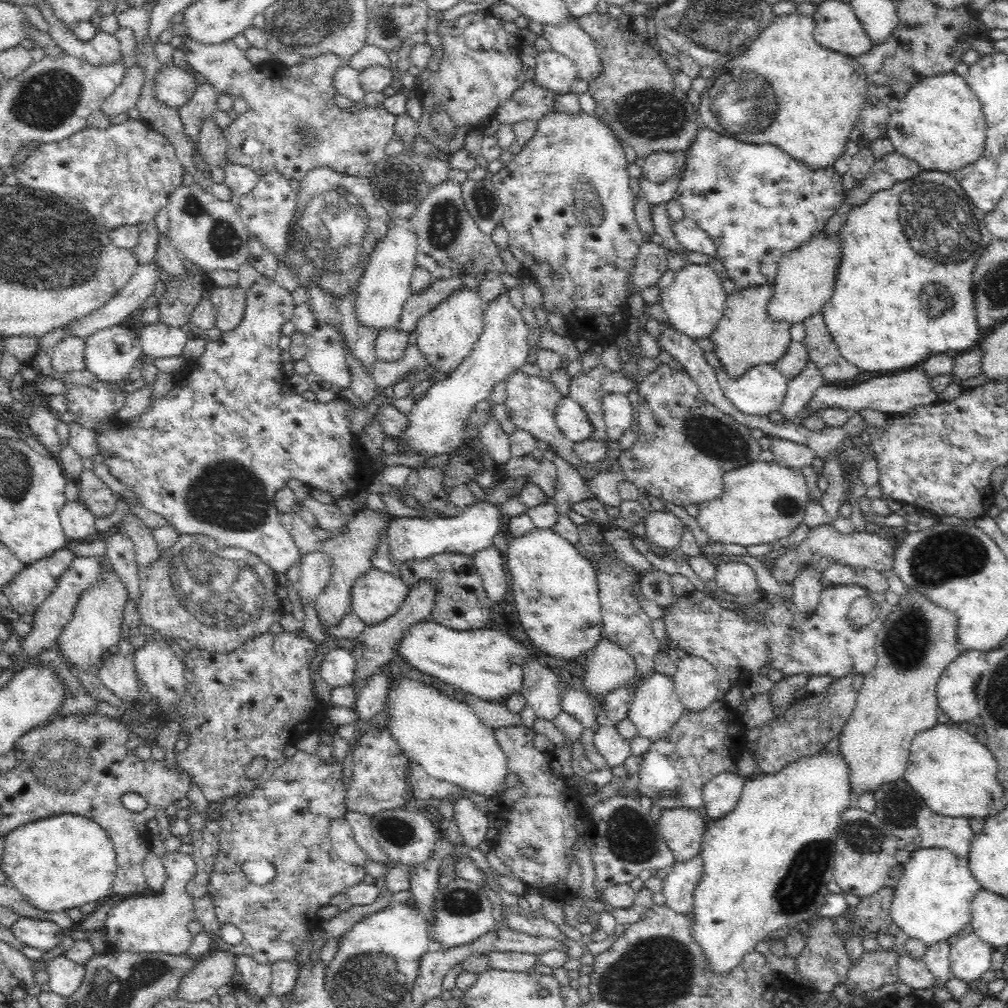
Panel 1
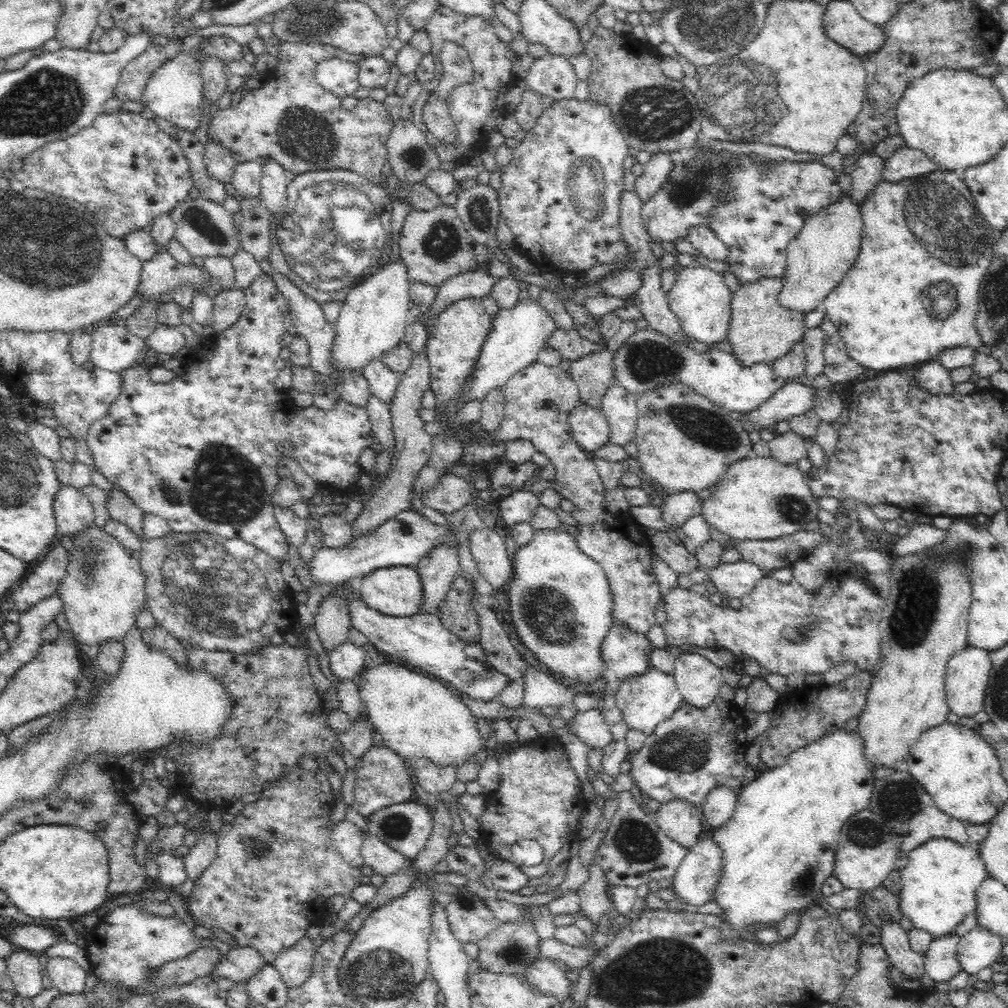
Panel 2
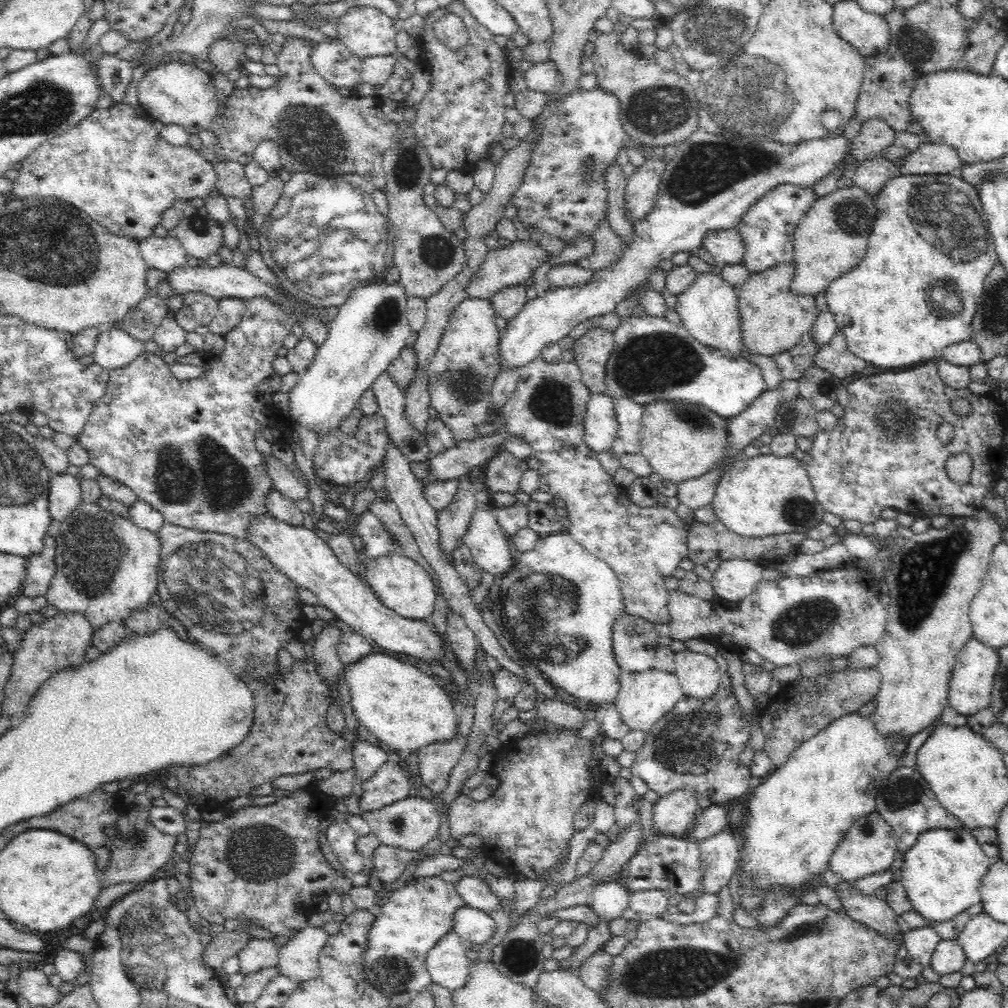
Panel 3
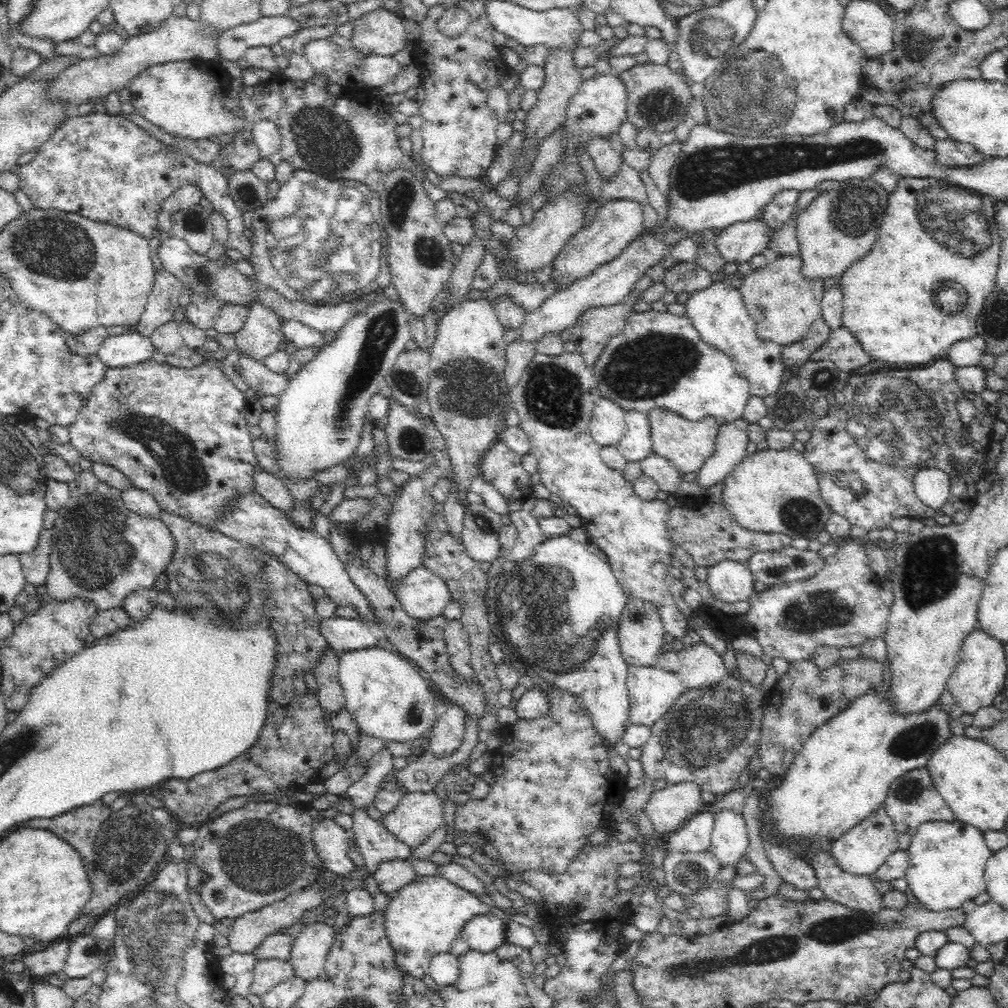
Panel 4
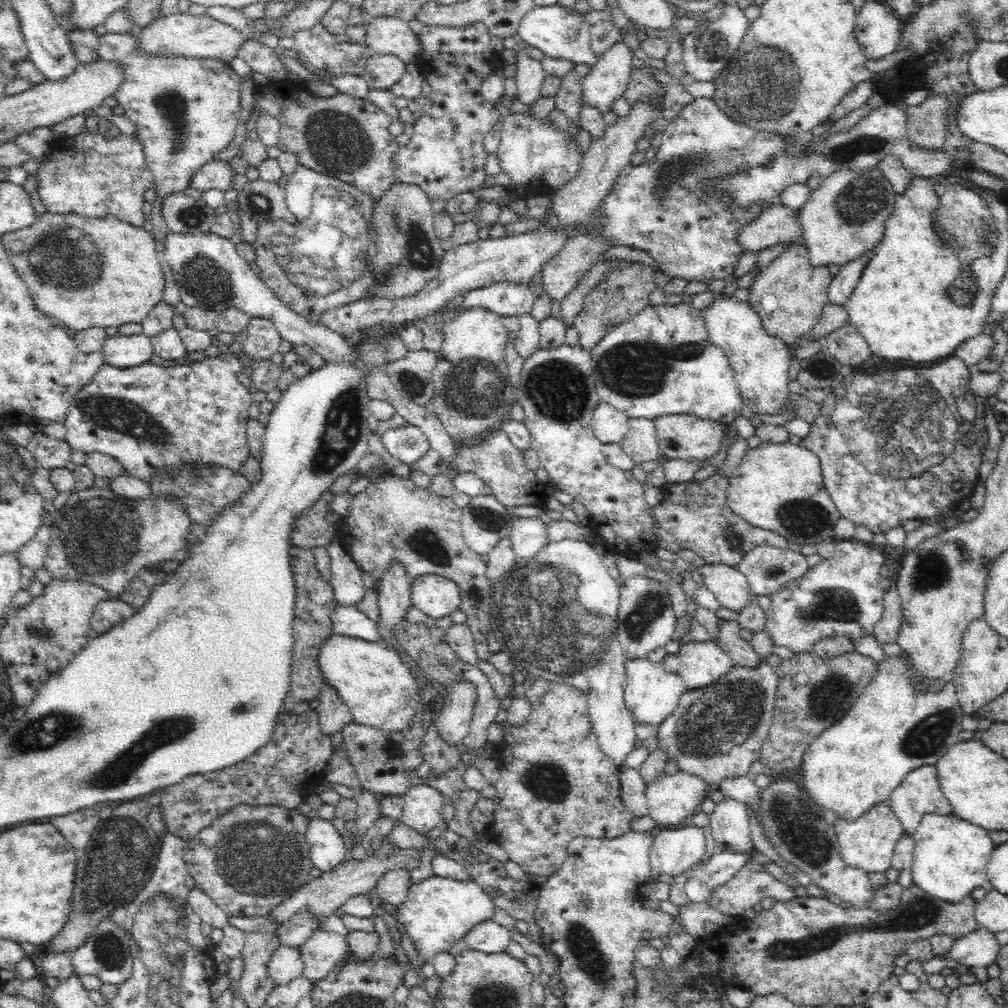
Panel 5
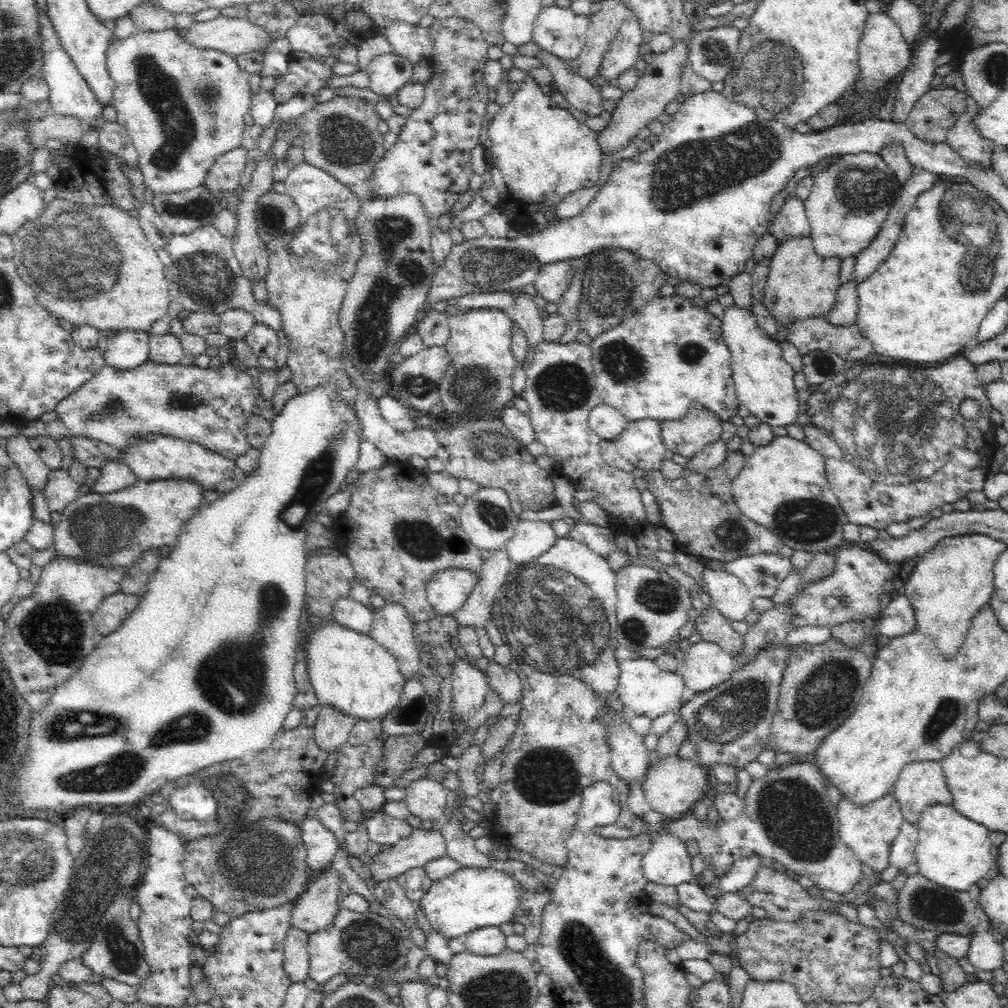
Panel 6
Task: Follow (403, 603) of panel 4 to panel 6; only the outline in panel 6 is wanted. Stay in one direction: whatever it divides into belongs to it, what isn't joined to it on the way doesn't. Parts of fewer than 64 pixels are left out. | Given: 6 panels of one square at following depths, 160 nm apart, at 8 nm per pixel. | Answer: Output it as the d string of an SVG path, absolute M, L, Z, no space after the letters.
M450 567L434 573L426 581L426 598L438 615L453 615L460 610L478 582L478 574Z

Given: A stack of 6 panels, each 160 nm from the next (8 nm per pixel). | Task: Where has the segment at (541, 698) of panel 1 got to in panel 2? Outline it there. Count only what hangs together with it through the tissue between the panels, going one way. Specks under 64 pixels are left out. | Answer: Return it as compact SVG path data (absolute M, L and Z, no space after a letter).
M478 593L473 598L473 608L476 609L480 619L479 645L487 654L489 663L502 674L509 676L510 680L523 686L525 674L532 666L510 643L508 635L502 629L490 605Z

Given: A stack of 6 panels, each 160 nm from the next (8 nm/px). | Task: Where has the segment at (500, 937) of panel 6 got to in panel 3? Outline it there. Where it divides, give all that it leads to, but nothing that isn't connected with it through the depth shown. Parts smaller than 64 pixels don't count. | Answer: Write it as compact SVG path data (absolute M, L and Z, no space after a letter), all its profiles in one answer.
M462 906L453 916L453 931L465 944L484 944L494 934L494 919L482 910Z

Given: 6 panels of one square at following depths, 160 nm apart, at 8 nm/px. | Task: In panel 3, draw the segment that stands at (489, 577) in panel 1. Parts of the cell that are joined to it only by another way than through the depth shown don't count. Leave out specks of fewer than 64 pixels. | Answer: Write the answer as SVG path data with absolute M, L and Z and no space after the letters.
M478 505L462 542L474 557L476 564L492 576L506 574L513 566L506 533L498 524L494 510Z

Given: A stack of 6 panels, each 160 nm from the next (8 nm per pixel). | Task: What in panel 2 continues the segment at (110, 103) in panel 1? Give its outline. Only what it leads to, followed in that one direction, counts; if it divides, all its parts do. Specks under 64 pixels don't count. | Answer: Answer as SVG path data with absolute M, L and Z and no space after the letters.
M179 39L160 47L150 46L134 60L131 60L121 72L118 84L113 96L122 103L126 100L142 101L142 93L145 91L146 82L153 75L153 70L158 70L166 60L174 58L181 50Z

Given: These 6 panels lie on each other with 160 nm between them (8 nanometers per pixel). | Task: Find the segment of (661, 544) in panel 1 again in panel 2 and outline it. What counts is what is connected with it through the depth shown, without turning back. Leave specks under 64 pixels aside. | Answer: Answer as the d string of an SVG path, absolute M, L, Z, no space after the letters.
M682 492L682 494L672 494L667 497L660 507L665 526L664 533L670 534L670 532L680 530L689 518L700 515L703 503L696 496L697 494Z

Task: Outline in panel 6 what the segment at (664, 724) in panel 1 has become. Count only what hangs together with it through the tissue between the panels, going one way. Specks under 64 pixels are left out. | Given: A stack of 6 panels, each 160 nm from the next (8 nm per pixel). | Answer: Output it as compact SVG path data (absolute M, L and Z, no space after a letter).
M636 658L619 661L619 700L625 711L633 716L646 715L654 720L668 712L676 711L688 695L684 679L681 675L663 671L652 659Z

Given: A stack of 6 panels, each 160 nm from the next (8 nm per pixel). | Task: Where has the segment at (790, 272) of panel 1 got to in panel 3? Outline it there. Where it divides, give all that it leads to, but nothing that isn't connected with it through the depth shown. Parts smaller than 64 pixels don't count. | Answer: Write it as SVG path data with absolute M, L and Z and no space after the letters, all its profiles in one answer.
M861 187L836 189L816 199L803 215L793 236L794 276L790 282L795 295L824 294L834 279L842 278L866 256L867 240L874 226L874 197Z

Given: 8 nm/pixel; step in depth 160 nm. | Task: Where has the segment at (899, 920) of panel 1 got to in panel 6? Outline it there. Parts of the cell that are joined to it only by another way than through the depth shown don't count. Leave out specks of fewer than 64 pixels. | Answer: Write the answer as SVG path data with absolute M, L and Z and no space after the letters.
M937 803L926 807L917 826L918 842L915 864L924 878L947 890L968 892L978 881L986 877L995 864L991 854L993 845L989 831L981 824L960 814L953 806Z

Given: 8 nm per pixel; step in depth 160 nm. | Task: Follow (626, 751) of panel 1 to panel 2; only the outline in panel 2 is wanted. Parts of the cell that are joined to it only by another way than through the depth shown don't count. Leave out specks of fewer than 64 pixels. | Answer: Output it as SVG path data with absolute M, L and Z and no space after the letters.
M598 708L578 711L576 718L566 724L573 728L575 735L590 748L604 748L612 742L613 734Z

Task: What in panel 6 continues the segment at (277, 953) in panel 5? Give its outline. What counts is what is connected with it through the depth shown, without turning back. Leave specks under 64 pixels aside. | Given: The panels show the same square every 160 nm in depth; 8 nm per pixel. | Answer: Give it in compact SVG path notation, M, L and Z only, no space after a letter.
M289 928L283 942L283 970L291 982L302 982L309 978L309 934Z

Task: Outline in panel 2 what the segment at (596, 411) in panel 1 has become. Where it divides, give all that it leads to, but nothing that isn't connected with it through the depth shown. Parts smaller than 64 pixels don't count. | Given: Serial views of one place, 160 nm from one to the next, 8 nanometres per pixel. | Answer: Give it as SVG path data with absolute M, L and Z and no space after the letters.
M600 350L576 359L568 374L577 385L579 401L601 412L603 398L612 386L613 354Z

